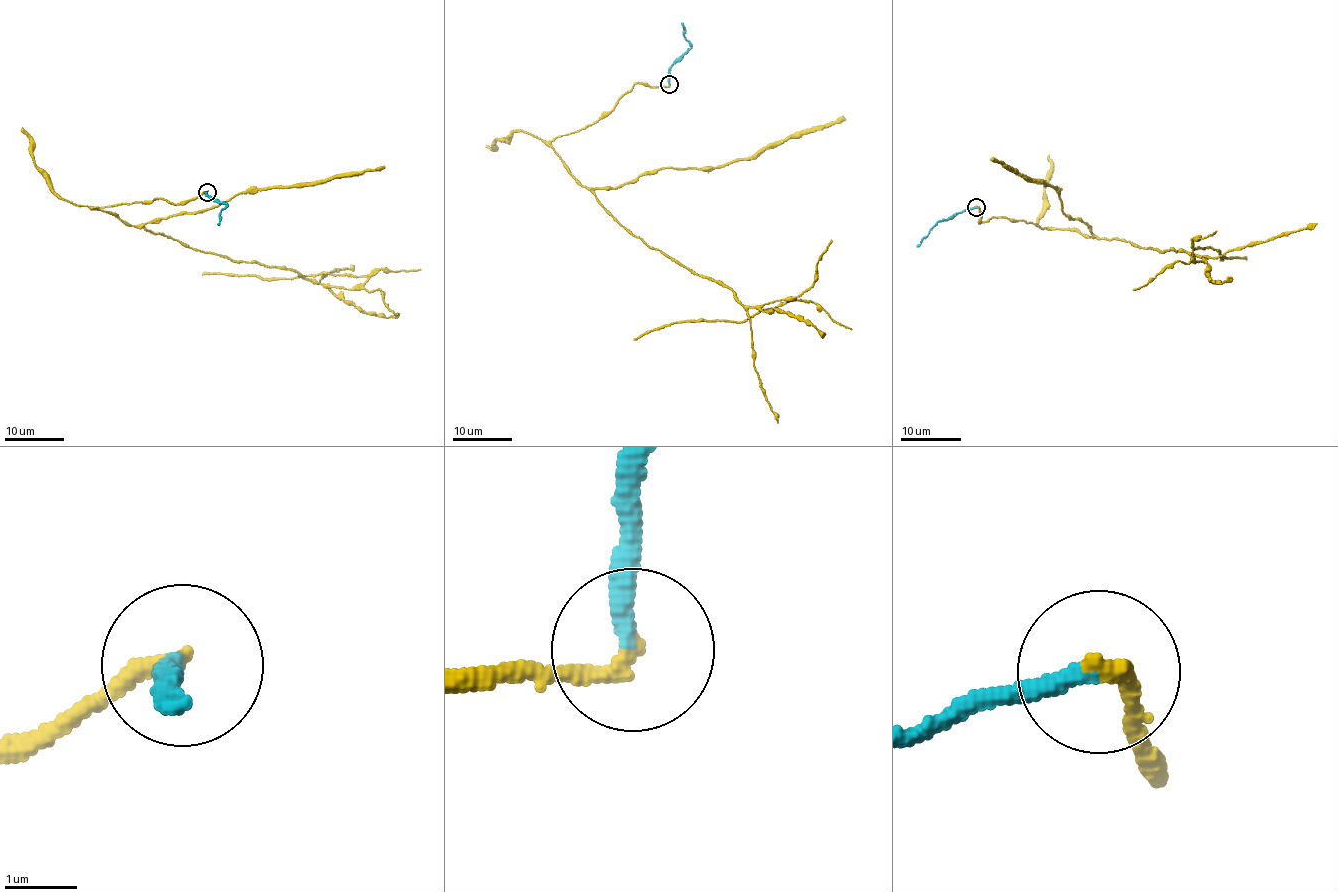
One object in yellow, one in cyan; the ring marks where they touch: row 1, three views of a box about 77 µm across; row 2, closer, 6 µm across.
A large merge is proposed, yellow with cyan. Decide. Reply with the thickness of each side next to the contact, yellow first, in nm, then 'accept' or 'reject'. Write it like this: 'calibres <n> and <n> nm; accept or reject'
calibres 280 and 240 nm; reject

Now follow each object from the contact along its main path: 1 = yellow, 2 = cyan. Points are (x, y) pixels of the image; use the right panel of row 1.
1: (977, 207), (980, 223), (1075, 228), (1203, 258), (1195, 263), (1192, 249), (1206, 247), (1223, 260), (1246, 258)
2: (977, 207), (965, 209), (938, 221), (916, 247)

